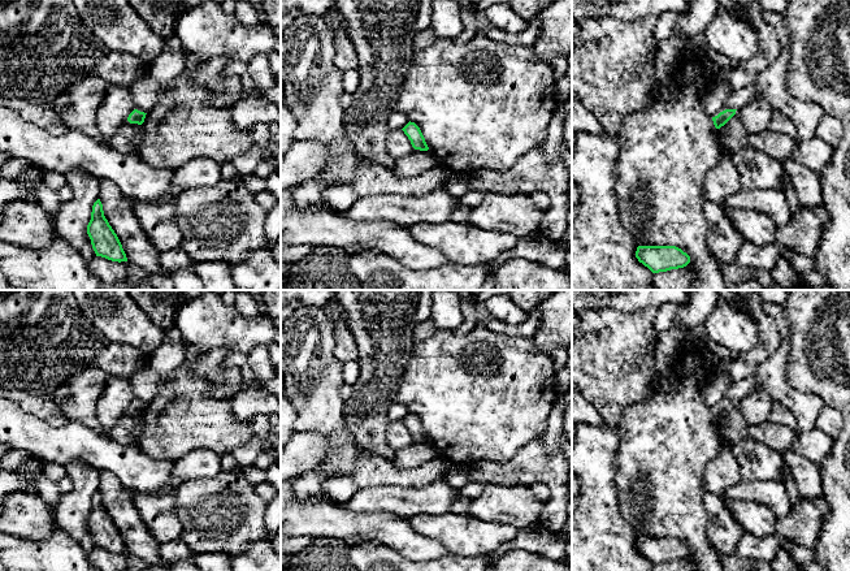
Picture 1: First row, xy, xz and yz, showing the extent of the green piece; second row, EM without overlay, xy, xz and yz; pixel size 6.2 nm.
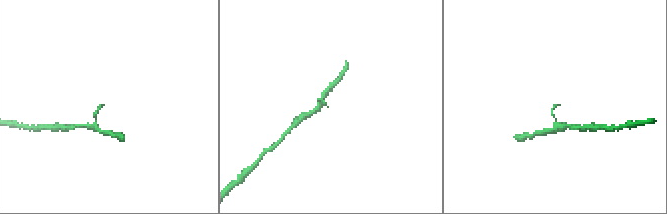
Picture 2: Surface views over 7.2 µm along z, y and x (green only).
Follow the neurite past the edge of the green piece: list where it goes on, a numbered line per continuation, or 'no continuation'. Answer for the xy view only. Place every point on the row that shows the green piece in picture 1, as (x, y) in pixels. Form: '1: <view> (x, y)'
no continuation

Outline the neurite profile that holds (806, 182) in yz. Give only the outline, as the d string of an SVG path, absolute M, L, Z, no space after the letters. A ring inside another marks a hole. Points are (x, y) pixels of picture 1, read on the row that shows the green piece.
M794 159L782 160L788 179L793 185L799 207L814 208L823 204L819 174Z

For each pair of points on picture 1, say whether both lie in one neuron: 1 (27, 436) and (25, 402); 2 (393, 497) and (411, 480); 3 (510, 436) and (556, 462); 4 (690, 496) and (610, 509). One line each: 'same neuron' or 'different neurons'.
1: different neurons
2: different neurons
3: different neurons
4: different neurons

